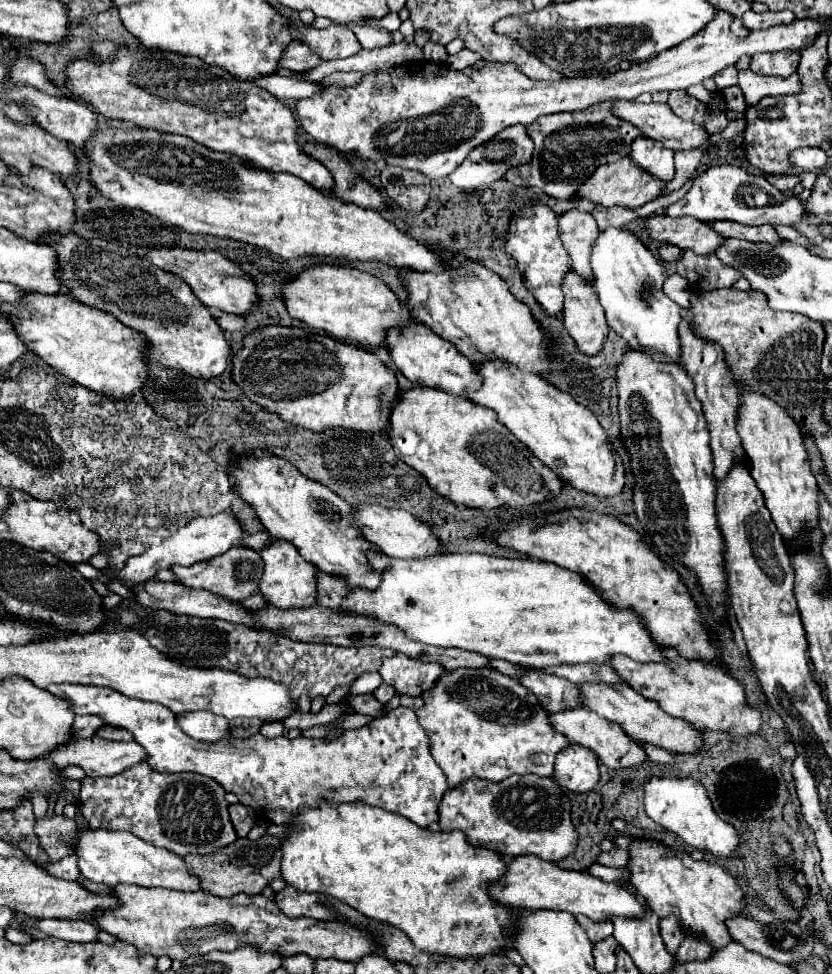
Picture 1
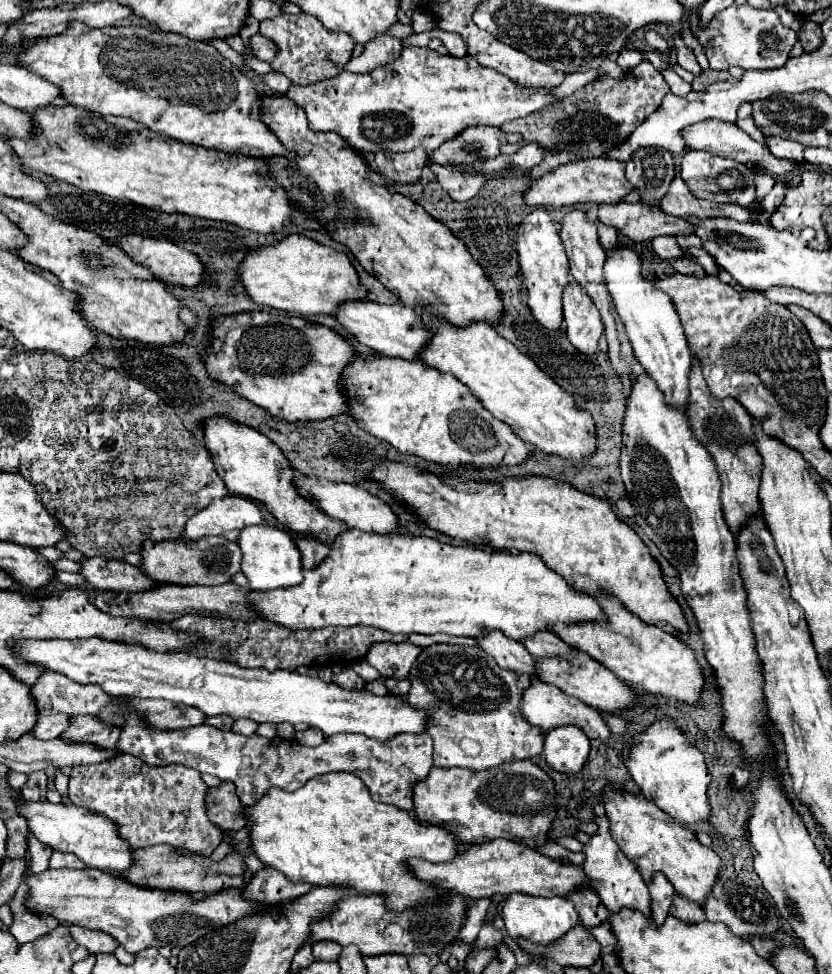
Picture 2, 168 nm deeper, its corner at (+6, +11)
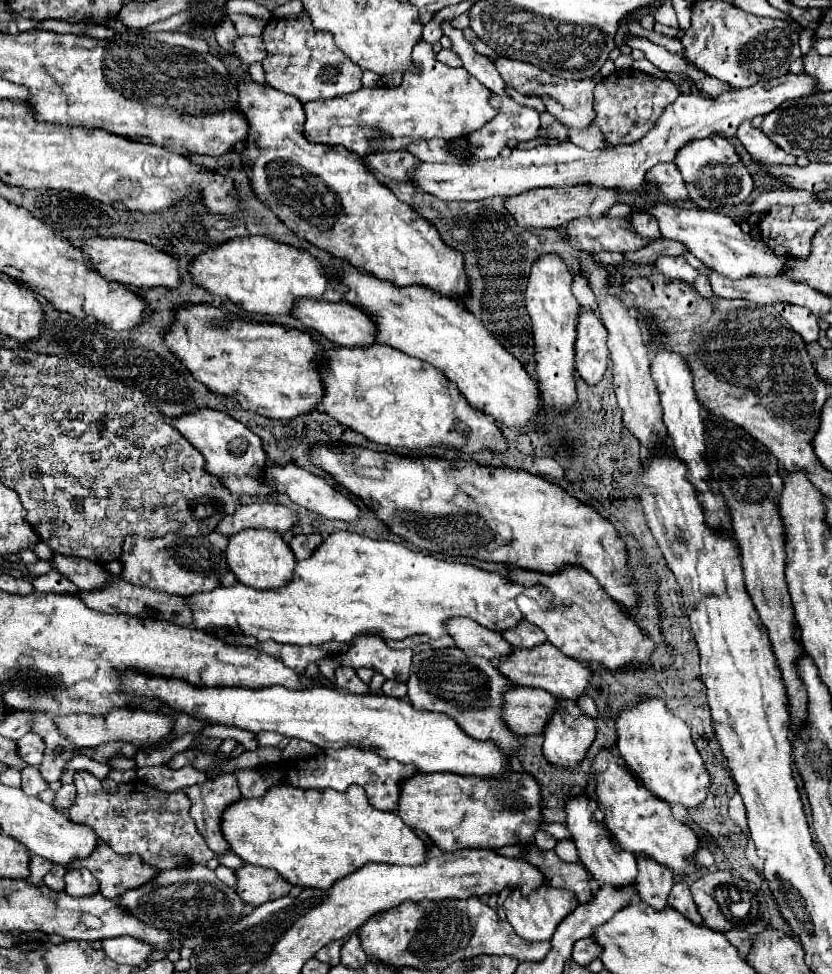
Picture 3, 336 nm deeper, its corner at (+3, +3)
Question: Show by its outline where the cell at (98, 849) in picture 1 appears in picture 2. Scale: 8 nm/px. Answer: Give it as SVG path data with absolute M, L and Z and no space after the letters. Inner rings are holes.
M38 801L38 803L20 803L20 815L26 817L28 829L44 843L50 845L54 851L62 853L74 853L78 859L82 859L88 867L102 869L102 871L112 871L112 873L122 873L126 871L134 859L132 859L132 847L124 837L120 837L118 825L110 821L104 815L90 813L84 807L76 805L54 805L50 801Z

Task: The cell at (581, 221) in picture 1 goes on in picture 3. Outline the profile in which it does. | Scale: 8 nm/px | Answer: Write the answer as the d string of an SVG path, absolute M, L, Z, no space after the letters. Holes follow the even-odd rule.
M585 257L581 259L581 275L585 275L589 279L589 285L597 297L597 307L599 307L599 317L605 325L605 329L609 331L609 339L607 339L607 347L611 351L611 359L613 359L613 385L615 385L615 395L619 401L619 407L623 411L623 427L627 427L627 431L639 439L641 445L645 445L647 449L657 449L663 445L663 439L667 439L667 427L663 425L663 409L659 403L659 393L655 387L655 381L651 377L651 353L643 343L643 333L639 327L639 321L635 319L635 313L631 309L625 307L625 303L607 293L607 283L609 283L609 271L599 267L595 263L593 257Z

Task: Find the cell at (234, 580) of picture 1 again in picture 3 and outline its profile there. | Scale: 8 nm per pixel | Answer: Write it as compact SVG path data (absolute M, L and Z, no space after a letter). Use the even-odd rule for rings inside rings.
M167 533L155 539L143 539L129 535L121 547L121 579L139 587L189 597L193 593L211 591L219 585L223 573L227 573L225 553L209 543L207 537L187 537L179 533Z

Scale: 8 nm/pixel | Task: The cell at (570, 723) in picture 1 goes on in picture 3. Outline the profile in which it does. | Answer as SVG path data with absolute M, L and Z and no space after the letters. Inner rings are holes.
M515 687L503 695L501 717L503 723L517 735L543 733L551 711L555 709L555 697L543 689Z

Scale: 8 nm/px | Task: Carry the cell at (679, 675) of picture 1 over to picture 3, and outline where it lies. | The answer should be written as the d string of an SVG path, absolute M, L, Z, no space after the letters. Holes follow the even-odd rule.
M567 565L557 573L539 573L539 571L509 567L507 577L513 583L525 587L543 585L553 595L549 607L543 607L535 599L525 595L517 597L517 605L523 617L529 623L537 625L547 635L547 641L553 643L567 657L573 657L581 663L599 661L609 669L617 669L629 661L647 661L649 655L653 653L651 637L643 635L643 631L623 613L619 603L615 603L603 591L599 581L593 575L589 575L583 567Z

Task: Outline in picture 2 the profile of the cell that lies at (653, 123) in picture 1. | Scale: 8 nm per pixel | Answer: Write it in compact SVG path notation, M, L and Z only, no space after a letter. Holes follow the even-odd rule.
M708 119L708 121L700 121L696 125L690 125L688 129L682 131L682 137L684 137L686 149L708 151L708 153L716 153L720 157L734 159L734 161L744 163L744 165L764 167L766 173L770 173L770 175L784 175L784 173L790 173L796 167L792 161L780 161L780 159L772 157L772 153L762 143L754 141L748 133L744 133L734 123L726 123L726 121L720 121L720 119Z

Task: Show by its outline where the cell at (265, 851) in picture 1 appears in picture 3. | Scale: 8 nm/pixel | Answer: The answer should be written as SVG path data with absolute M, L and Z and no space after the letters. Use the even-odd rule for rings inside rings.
M99 841L91 857L73 861L67 865L69 871L73 869L89 869L93 877L101 885L101 893L109 899L121 897L127 889L133 889L135 885L143 885L143 881L149 881L157 871L149 865L143 865L139 857L123 857L115 855L113 849L105 841Z

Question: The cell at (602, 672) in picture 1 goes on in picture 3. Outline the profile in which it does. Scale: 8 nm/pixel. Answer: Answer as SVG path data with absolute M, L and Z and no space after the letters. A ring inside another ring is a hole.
M519 621L519 625L501 631L501 635L513 647L527 647L527 649L529 647L535 647L535 645L541 645L541 643L547 641L545 633L539 627L527 623L527 621Z

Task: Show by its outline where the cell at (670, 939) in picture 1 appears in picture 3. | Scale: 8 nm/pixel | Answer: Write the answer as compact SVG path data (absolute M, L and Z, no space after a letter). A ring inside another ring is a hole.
M645 855L637 857L637 869L639 873L637 873L635 885L641 901L645 901L655 909L663 909L667 905L667 895L675 885L673 871Z

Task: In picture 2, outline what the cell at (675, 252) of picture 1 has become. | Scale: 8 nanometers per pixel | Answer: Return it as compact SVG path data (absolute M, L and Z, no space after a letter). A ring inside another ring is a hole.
M672 235L652 239L652 249L656 251L658 257L662 257L662 259L666 259L666 261L672 261L672 259L678 259L678 257L684 255L682 249L680 249L678 243L676 243L676 237L672 237Z

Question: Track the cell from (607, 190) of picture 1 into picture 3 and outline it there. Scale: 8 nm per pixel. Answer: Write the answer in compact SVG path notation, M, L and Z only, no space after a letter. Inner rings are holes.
M589 185L567 187L567 189L533 189L531 193L519 193L519 197L507 197L505 209L513 215L519 227L559 227L575 217L599 219L613 203L617 203L617 193L607 189L593 189Z

